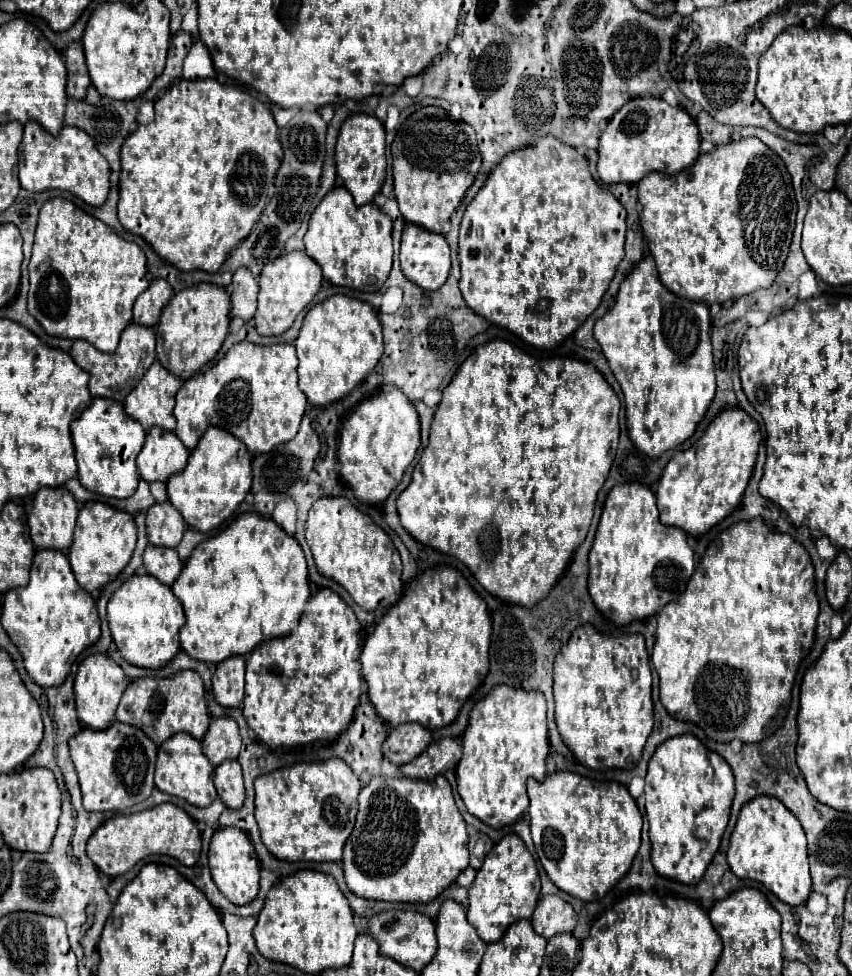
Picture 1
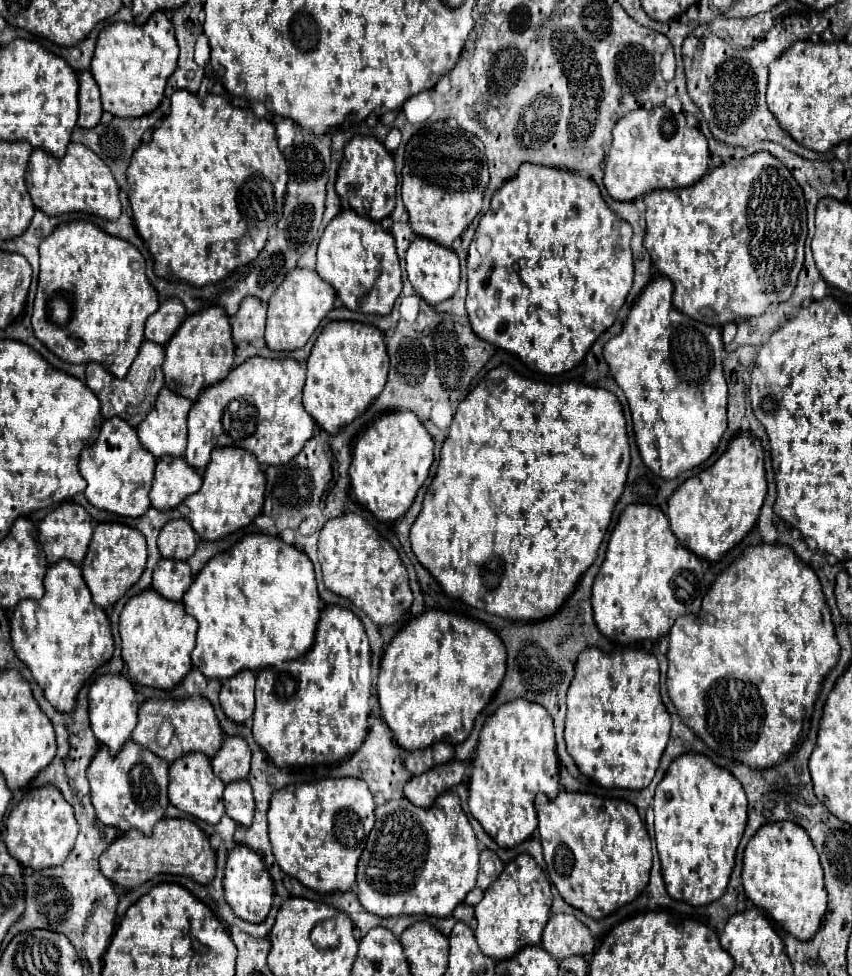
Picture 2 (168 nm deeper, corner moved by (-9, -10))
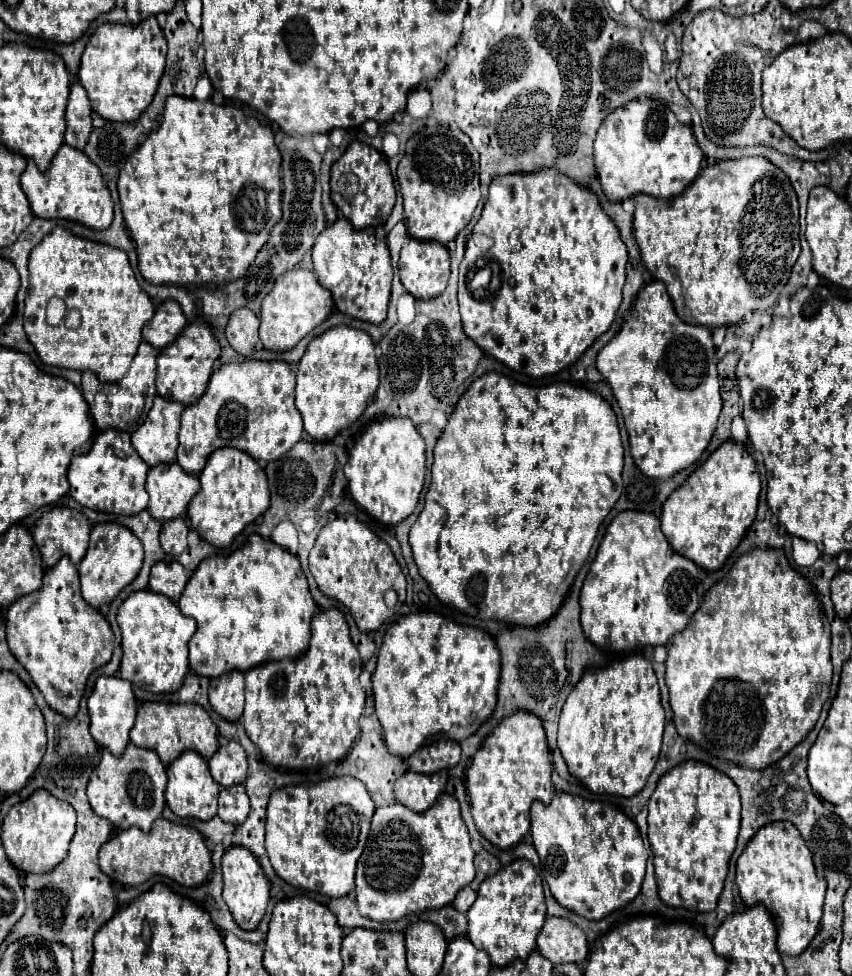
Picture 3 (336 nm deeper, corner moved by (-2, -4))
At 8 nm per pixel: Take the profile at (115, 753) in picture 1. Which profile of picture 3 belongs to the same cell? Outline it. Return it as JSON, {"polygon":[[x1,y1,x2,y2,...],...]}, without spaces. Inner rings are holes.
{"polygon":[[128,745,122,757,114,757,108,749,102,749,102,761,94,769,88,783,88,799,92,811,100,817,112,821,118,829,140,827,142,831,150,831,152,823,162,815,166,805,166,767,150,749,142,749,136,745]]}

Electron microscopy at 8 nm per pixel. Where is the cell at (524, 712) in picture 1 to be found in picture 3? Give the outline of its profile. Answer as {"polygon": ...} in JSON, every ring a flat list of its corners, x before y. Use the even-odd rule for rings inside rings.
{"polygon":[[524,711,506,717,492,731,492,735,488,735,482,749,474,755,472,767,466,773,472,817,480,835,500,849,518,845,530,829,530,805,534,801,550,805,554,797,550,775,552,755,540,719]]}

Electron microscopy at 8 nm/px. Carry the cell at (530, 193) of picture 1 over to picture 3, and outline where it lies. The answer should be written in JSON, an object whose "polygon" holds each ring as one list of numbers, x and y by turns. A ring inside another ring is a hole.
{"polygon":[[542,169,538,173,518,173,518,175,504,175,504,177,494,177,490,183,490,193,488,193,488,201,484,203,482,209,482,217,480,221,474,225,474,230,467,240,466,255,460,263,460,281,458,281,458,303,460,303,460,317,462,317,462,325,464,325,464,333,488,355,492,355,494,359,502,361,504,365,508,365,514,371,522,371,530,377,548,377,554,375,566,367,570,367,572,363,576,363,580,359,580,355,602,335,610,329,616,311,622,303,622,287,624,287,624,279,626,279,626,245,620,241,618,229,612,223,612,219,600,209,598,197,588,191,586,187,576,185,570,177,554,171,554,169],[480,267,492,267,492,281,486,289,478,289,472,291,468,289,468,277,470,273,474,273]]}

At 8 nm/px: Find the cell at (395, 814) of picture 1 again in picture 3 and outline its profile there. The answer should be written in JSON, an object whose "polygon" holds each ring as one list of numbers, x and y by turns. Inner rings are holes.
{"polygon":[[442,793,436,799,436,803,424,813,414,813,400,803,376,809,372,817,370,837,366,841,366,849,356,869,360,915,370,917,378,923,390,923,426,909,442,909,446,905,452,905,456,893,470,885,472,881,474,881,474,851,470,847,470,835,460,815,460,805,456,797]]}

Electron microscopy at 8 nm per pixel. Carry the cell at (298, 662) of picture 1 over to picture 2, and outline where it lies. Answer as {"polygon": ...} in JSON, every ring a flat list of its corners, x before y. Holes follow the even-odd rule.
{"polygon":[[331,605,319,611,313,647,299,659,285,661,281,667,267,667,257,673,253,739,277,767,335,763,357,751,367,735,371,697,371,649,363,623,349,609]]}

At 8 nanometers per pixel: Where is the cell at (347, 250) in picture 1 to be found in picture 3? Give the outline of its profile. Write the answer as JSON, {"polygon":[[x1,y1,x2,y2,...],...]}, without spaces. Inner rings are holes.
{"polygon":[[348,219,336,221,336,225,330,225,324,233,320,233,320,237,316,237,312,259,320,285,332,293,334,307,340,313,376,325,386,319,392,287,390,251,388,245,374,235,372,227,356,231]]}

